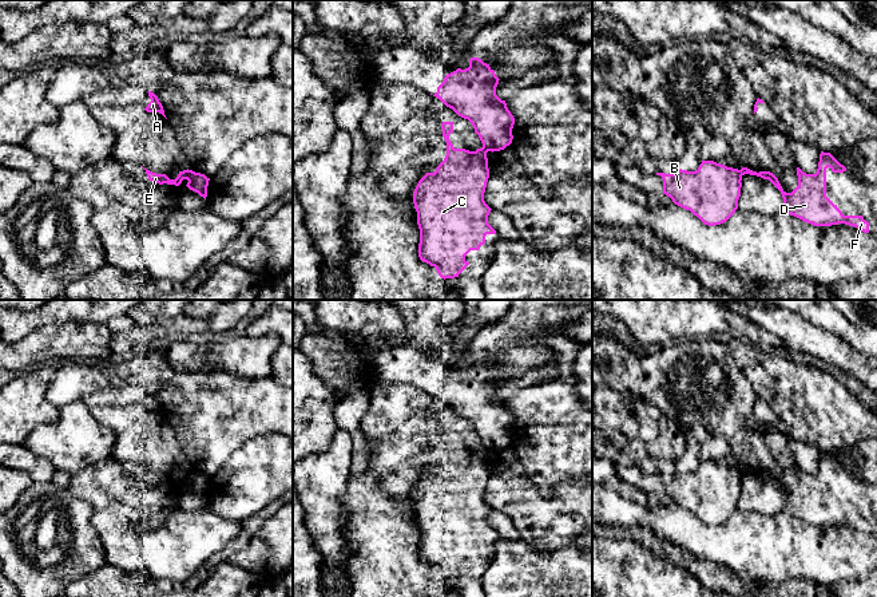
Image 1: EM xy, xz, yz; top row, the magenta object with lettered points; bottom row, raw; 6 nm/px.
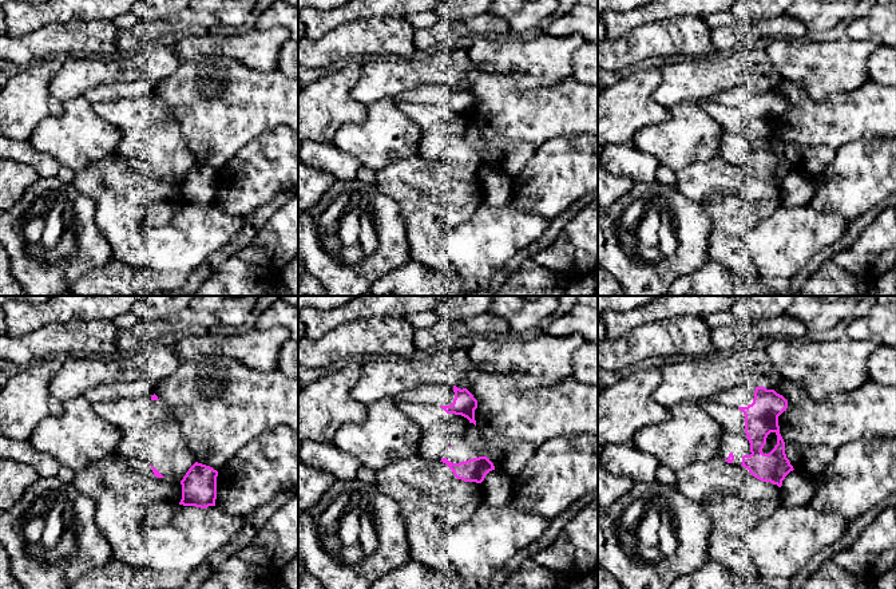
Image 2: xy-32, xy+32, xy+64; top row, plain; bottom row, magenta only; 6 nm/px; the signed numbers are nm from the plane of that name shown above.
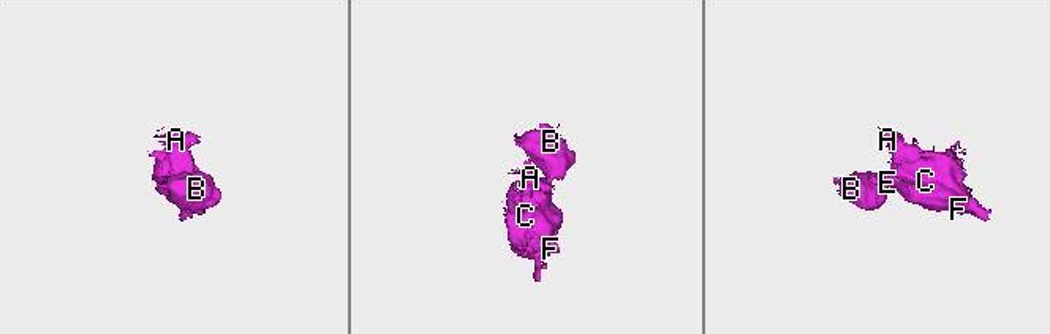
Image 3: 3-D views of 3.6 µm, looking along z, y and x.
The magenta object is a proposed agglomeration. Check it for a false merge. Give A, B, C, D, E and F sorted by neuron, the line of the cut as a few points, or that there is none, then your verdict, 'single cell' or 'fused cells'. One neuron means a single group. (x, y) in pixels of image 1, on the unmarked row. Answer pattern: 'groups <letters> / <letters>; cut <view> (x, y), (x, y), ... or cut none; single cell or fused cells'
groups A C D E F / B; cut xy (189, 470), (183, 478); fused cells

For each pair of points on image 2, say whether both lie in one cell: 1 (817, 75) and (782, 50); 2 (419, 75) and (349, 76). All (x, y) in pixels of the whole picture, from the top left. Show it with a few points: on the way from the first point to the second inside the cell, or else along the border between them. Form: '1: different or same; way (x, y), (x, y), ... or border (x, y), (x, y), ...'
1: same; way (809, 68), (803, 62), (791, 58)
2: different; border (361, 67), (352, 95), (365, 106)

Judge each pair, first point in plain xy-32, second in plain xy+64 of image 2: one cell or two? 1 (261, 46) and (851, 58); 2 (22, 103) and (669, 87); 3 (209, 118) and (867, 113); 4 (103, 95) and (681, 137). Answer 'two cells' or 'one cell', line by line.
1: one cell
2: two cells
3: one cell
4: two cells

